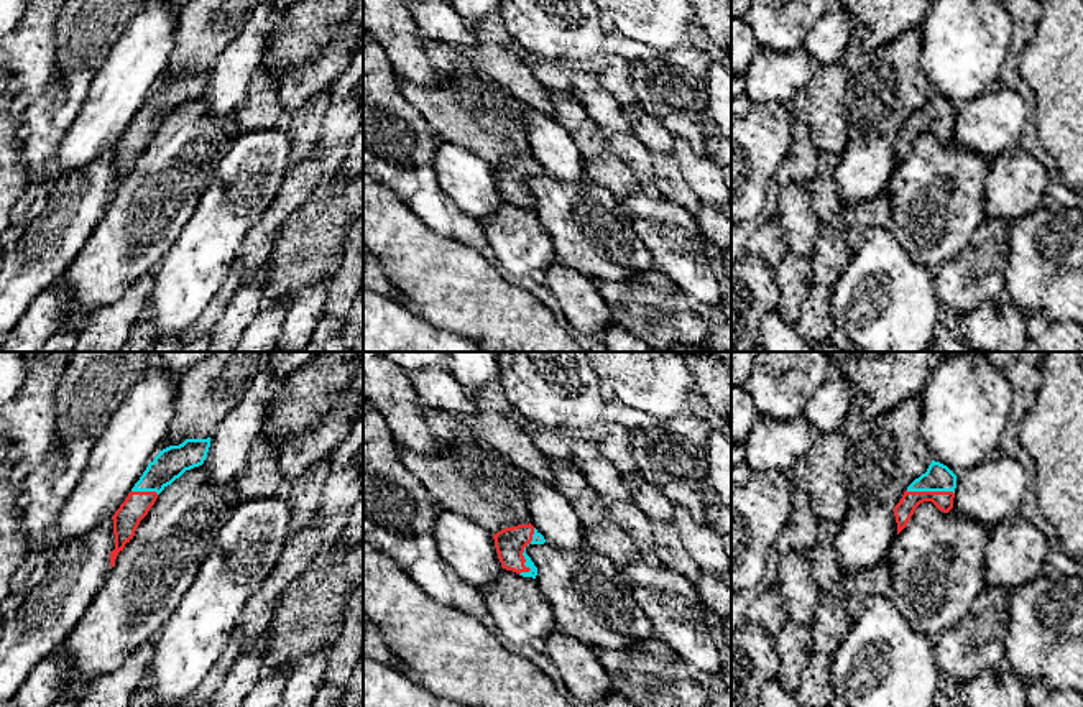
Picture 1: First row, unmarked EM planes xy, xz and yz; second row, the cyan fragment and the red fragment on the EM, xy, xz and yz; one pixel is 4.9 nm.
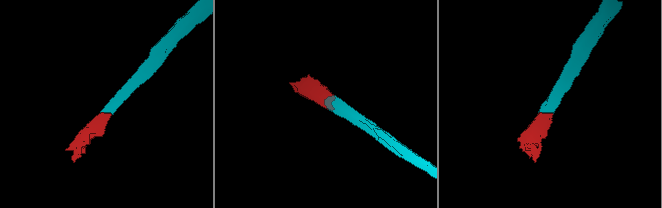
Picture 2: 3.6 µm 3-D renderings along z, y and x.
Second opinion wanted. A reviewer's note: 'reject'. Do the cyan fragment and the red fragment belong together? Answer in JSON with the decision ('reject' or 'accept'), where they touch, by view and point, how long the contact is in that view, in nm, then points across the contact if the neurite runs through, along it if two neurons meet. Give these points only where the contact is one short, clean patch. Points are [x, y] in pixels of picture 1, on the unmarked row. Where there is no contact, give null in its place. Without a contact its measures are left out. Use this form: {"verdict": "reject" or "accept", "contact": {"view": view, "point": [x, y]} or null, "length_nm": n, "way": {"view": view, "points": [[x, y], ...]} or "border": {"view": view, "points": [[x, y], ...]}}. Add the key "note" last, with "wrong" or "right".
{"verdict": "accept", "contact": {"view": "xz", "point": [523, 186]}, "length_nm": 240, "note": "wrong"}

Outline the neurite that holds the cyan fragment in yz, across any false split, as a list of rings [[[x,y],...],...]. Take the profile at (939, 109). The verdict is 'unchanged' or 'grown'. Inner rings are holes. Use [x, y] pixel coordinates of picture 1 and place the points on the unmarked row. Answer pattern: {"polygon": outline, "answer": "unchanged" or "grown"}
{"polygon": [[[932,92],[927,104],[915,110],[894,138],[897,166],[907,158],[915,140],[924,133],[932,133],[940,143],[953,140],[956,107],[943,95]]], "answer": "grown"}

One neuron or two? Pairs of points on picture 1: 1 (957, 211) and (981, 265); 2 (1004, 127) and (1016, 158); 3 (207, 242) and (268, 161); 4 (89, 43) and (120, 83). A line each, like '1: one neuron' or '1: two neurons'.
1: two neurons
2: two neurons
3: one neuron
4: two neurons

